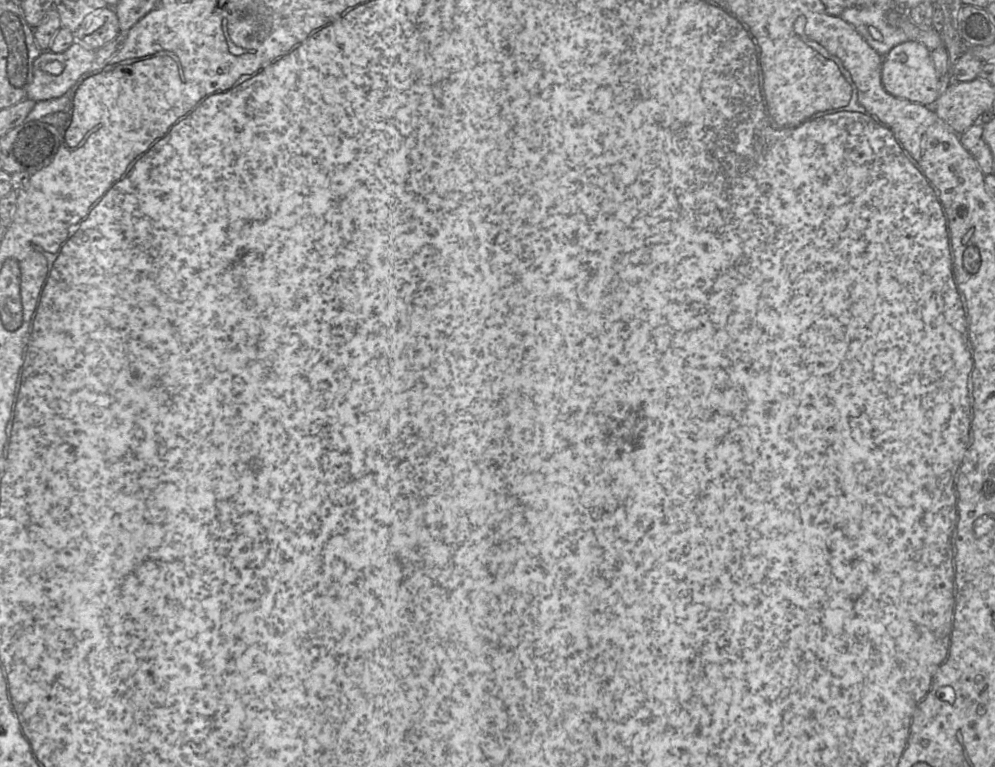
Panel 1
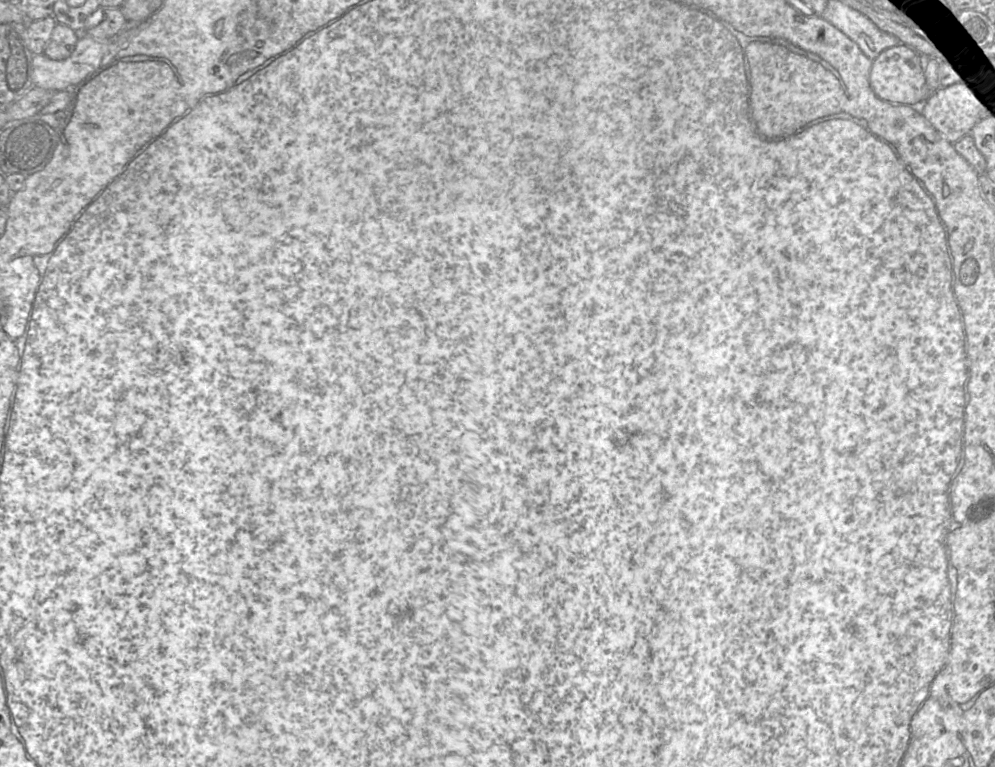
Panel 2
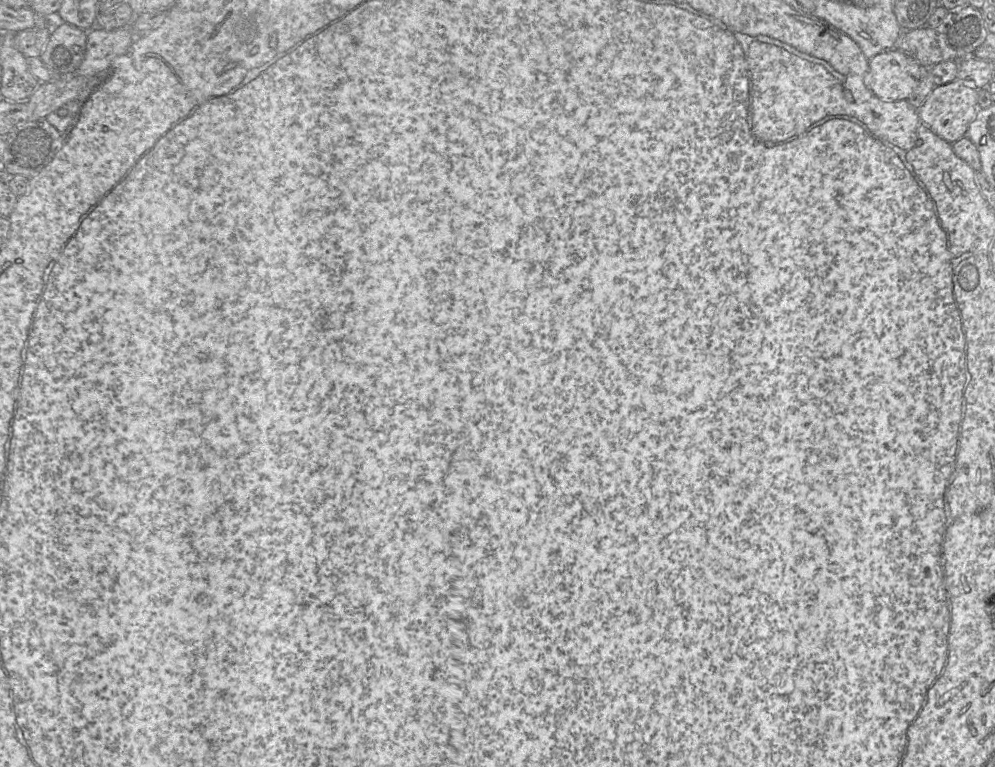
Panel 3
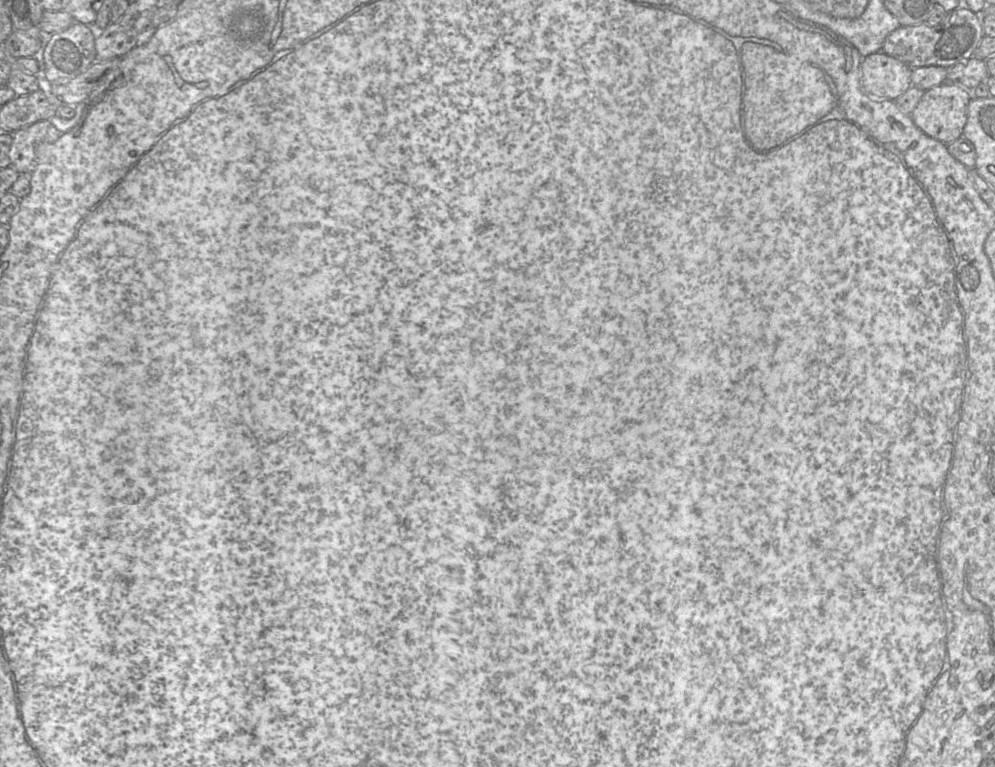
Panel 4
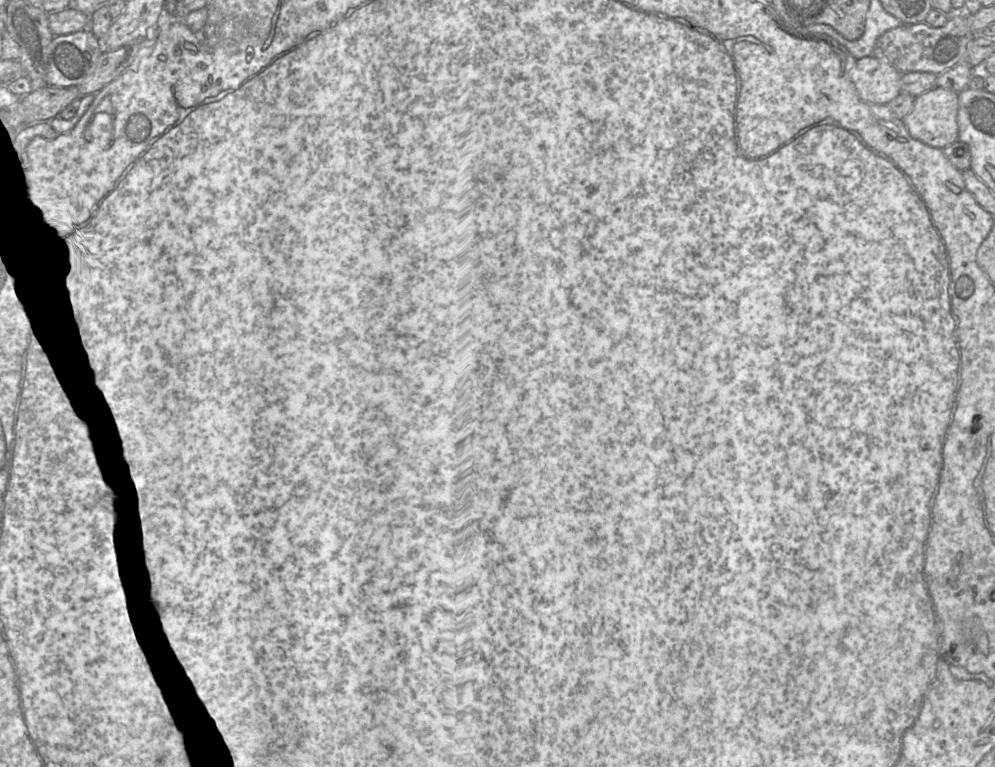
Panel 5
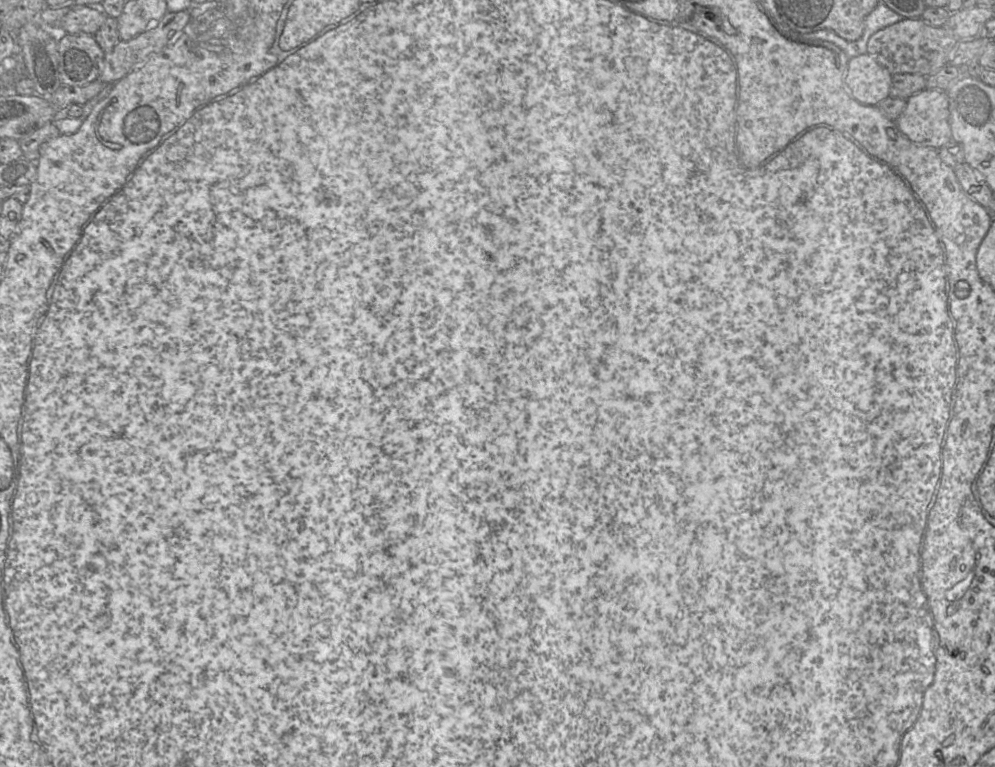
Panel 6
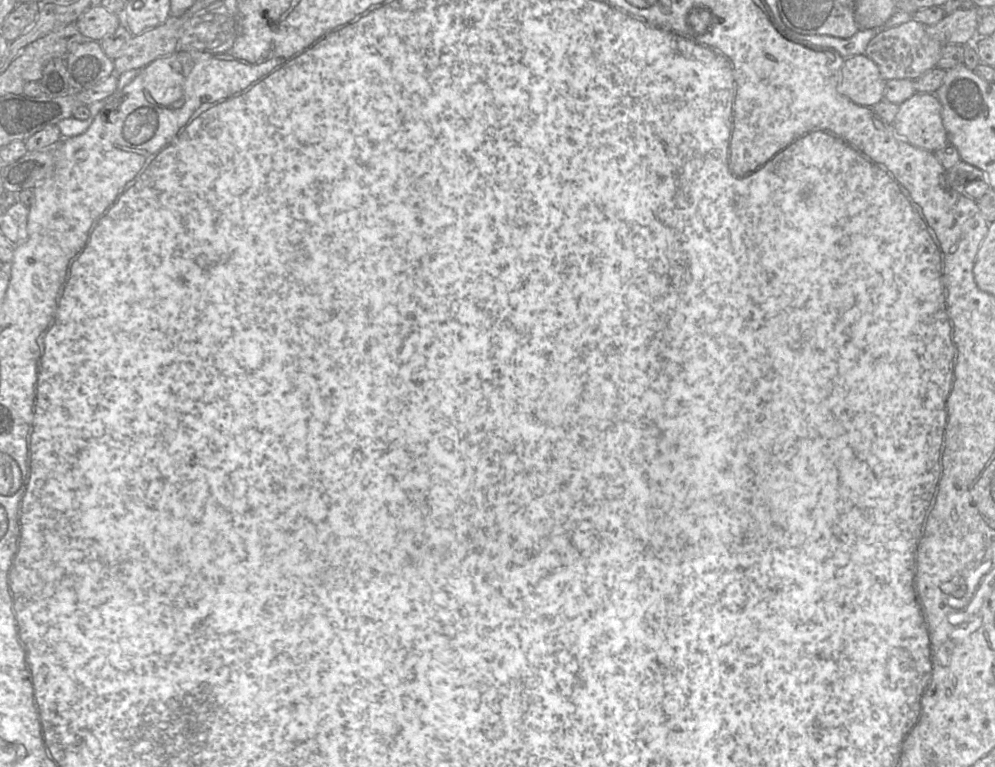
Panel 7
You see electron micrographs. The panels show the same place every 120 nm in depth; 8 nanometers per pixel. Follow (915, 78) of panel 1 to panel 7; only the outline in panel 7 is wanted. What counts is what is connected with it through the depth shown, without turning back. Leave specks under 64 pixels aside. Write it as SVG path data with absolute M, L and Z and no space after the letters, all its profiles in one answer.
M865 54L846 58L838 91L857 105L872 108L884 99L886 81L878 66Z

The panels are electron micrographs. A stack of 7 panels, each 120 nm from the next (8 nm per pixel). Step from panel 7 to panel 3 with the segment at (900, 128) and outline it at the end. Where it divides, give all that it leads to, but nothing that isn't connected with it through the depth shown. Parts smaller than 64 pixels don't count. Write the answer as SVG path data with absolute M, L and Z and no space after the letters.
M959 79L945 85L935 86L924 103L918 108L922 122L936 135L949 143L967 136L967 131L978 112L978 90Z

